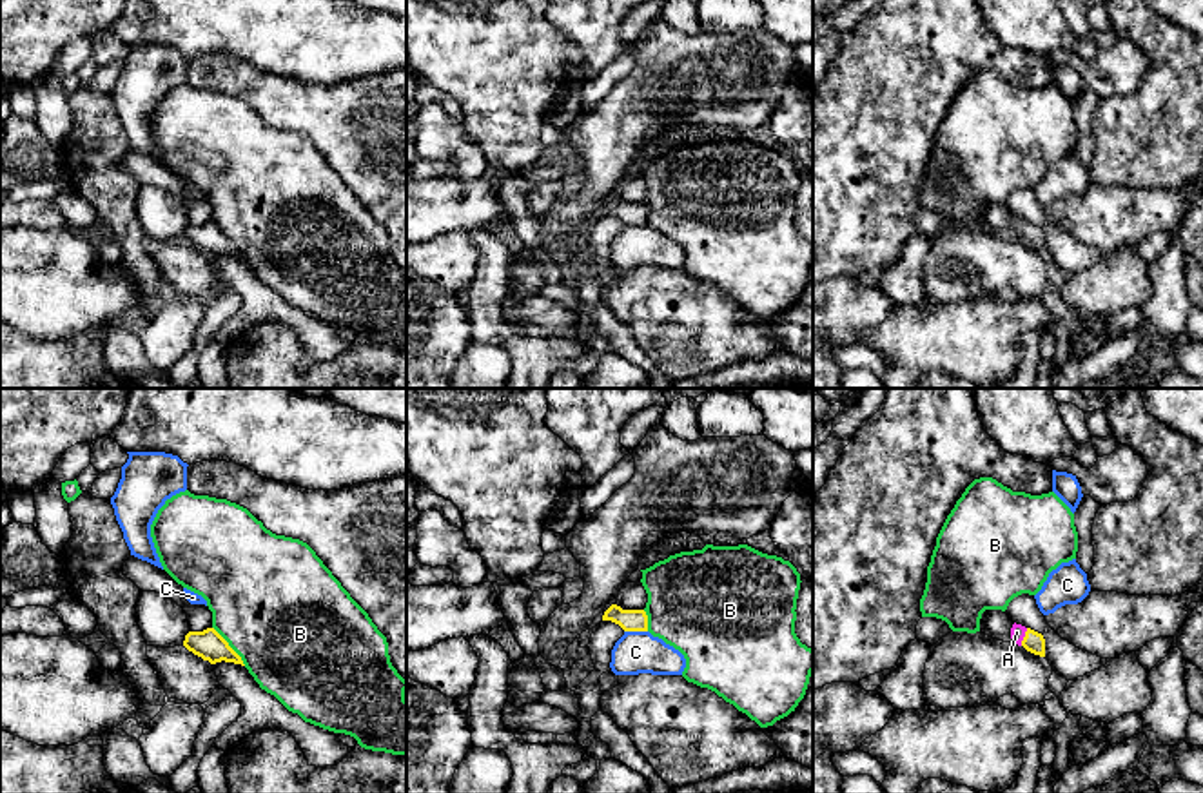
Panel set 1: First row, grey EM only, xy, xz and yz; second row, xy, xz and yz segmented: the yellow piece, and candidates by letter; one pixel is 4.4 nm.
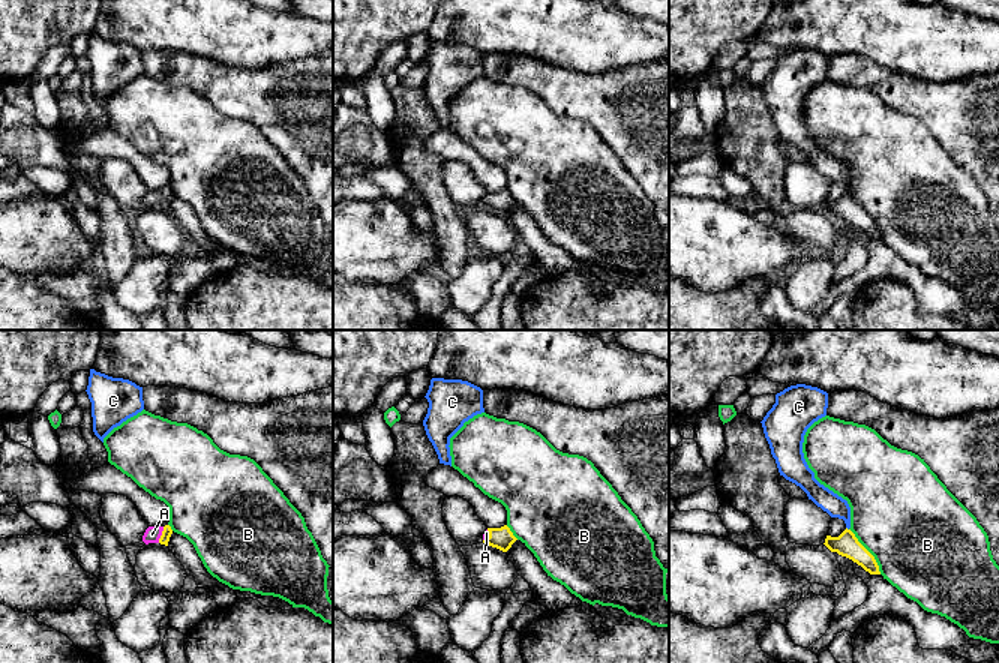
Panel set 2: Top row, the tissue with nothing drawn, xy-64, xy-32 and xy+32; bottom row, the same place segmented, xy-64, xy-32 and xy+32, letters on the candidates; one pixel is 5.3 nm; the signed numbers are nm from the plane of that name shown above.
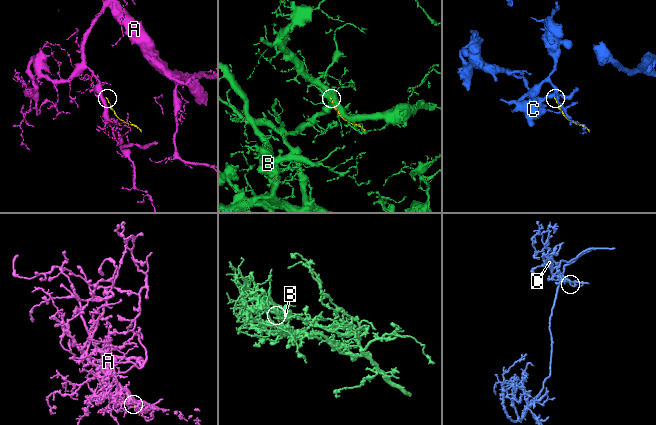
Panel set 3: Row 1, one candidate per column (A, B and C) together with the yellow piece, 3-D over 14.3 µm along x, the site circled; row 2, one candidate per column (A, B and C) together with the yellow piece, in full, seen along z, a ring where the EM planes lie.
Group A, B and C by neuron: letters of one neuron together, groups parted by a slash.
A / B / C

